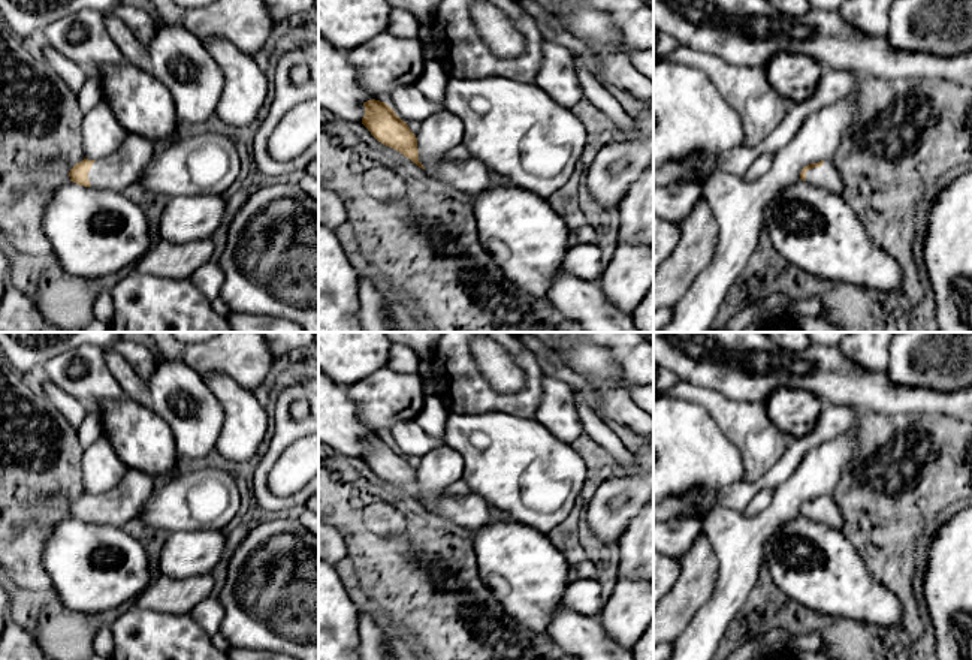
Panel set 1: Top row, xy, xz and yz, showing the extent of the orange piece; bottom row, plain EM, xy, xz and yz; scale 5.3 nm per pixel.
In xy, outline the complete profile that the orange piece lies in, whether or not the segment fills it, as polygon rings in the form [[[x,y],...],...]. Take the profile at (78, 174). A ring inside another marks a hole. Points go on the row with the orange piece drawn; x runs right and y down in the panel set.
[[[127,132],[111,156],[102,160],[84,159],[76,163],[69,172],[70,181],[96,190],[123,193],[141,178],[154,156],[154,144],[139,133]]]

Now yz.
[[[831,159],[805,166],[800,180],[822,187],[827,192],[842,195],[843,181]]]

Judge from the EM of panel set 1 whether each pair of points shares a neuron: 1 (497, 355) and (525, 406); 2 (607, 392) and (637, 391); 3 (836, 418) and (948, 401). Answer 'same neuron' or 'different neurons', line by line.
1: different neurons
2: different neurons
3: different neurons

